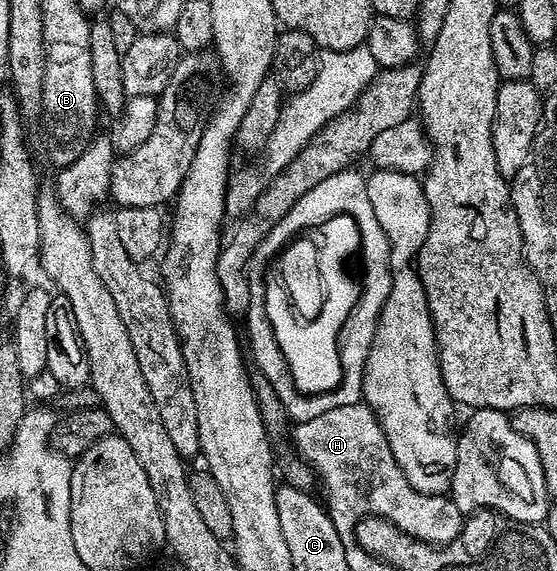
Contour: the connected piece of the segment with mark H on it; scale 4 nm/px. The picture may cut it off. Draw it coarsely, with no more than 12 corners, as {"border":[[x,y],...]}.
{"border":[[366,402],[295,422],[341,538],[358,510],[421,543],[462,532],[450,498],[408,485]]}

